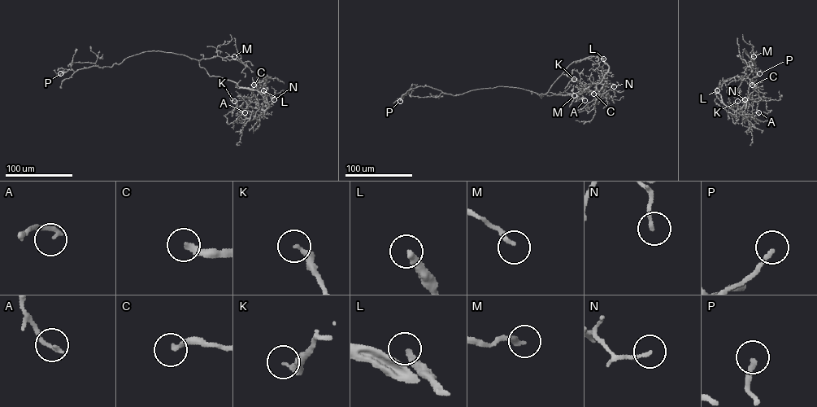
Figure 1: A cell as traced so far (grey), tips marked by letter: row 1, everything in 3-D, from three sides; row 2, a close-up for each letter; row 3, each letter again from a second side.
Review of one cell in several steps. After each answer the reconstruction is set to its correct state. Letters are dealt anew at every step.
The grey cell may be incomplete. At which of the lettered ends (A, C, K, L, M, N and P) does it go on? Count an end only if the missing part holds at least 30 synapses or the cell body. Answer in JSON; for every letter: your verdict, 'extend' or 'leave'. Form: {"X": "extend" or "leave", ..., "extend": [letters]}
{"A": "leave", "C": "extend", "K": "leave", "L": "extend", "M": "leave", "N": "leave", "P": "leave", "extend": ["C", "L"]}

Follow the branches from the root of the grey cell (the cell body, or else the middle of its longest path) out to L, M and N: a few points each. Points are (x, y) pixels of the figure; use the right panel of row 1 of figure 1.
L: (750, 74), (723, 80), (714, 89), (718, 93), (717, 90)
M: (750, 74), (754, 60), (750, 58), (753, 56)
N: (750, 74), (723, 80), (714, 89), (721, 102), (734, 110), (742, 107), (748, 91), (749, 97), (745, 99)

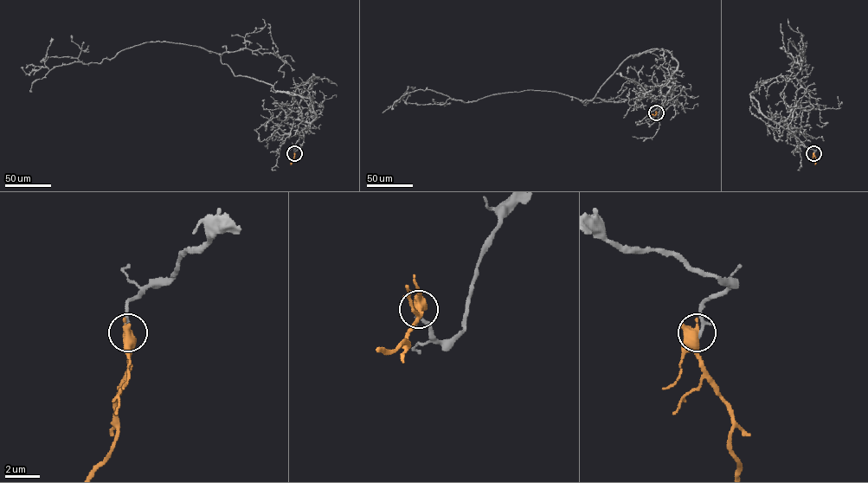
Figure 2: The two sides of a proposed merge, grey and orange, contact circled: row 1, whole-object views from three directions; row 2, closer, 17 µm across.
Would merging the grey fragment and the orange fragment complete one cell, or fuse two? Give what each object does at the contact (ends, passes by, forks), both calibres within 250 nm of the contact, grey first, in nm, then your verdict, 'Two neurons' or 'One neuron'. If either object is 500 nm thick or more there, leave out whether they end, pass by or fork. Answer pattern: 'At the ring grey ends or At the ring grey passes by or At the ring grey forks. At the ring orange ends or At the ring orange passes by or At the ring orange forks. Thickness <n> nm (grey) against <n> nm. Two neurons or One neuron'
At the ring grey ends. At the ring orange passes by. Thickness 240 nm (grey) against 480 nm. One neuron

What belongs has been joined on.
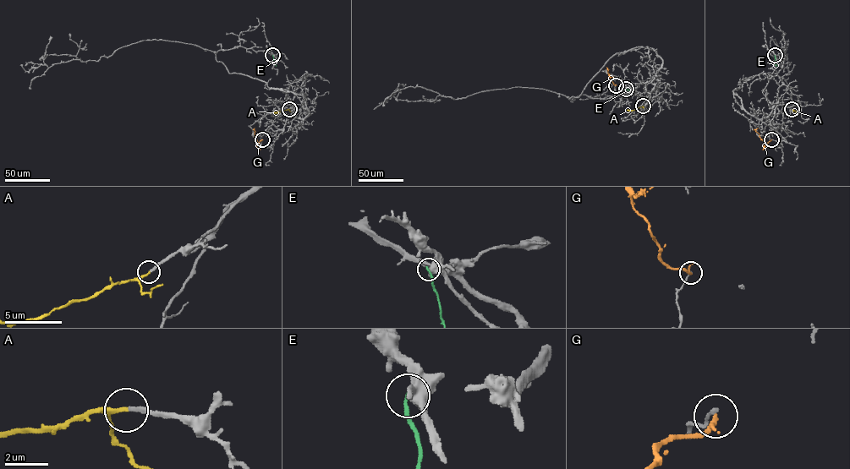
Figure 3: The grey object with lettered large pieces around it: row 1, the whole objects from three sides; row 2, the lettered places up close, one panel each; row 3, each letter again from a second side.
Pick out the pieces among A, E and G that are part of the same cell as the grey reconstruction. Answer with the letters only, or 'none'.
A

